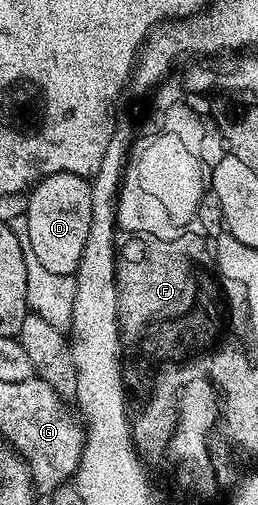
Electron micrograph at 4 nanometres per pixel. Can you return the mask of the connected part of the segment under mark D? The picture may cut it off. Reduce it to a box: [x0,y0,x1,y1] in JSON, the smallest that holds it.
[23,172,93,275]

